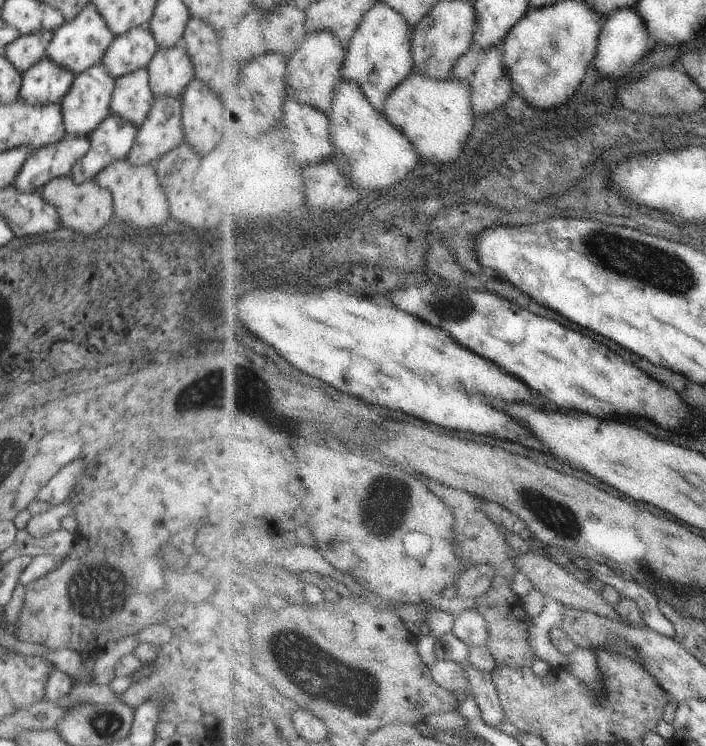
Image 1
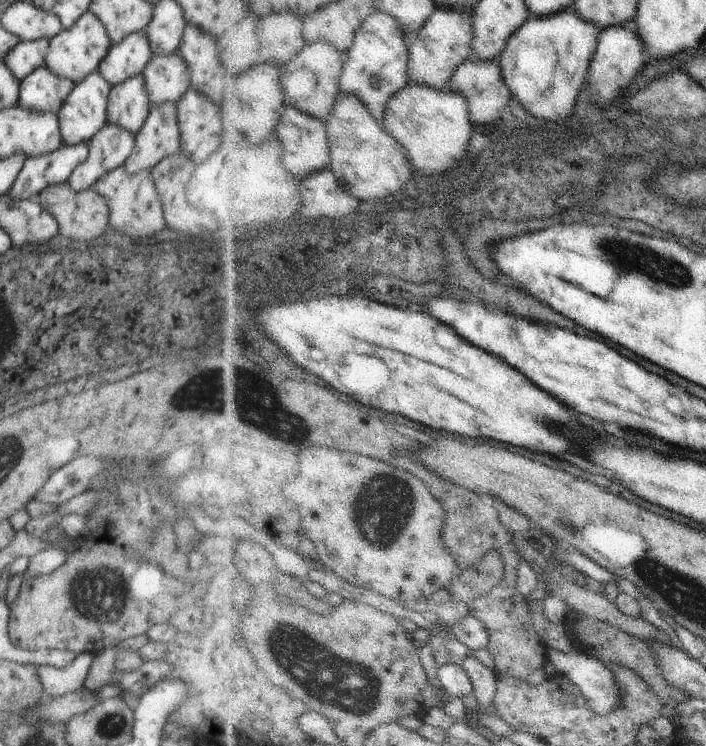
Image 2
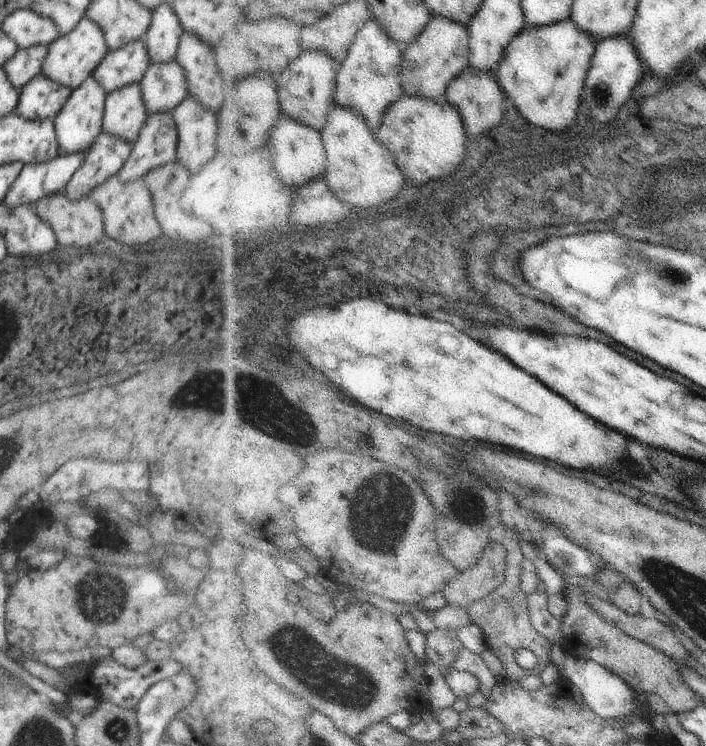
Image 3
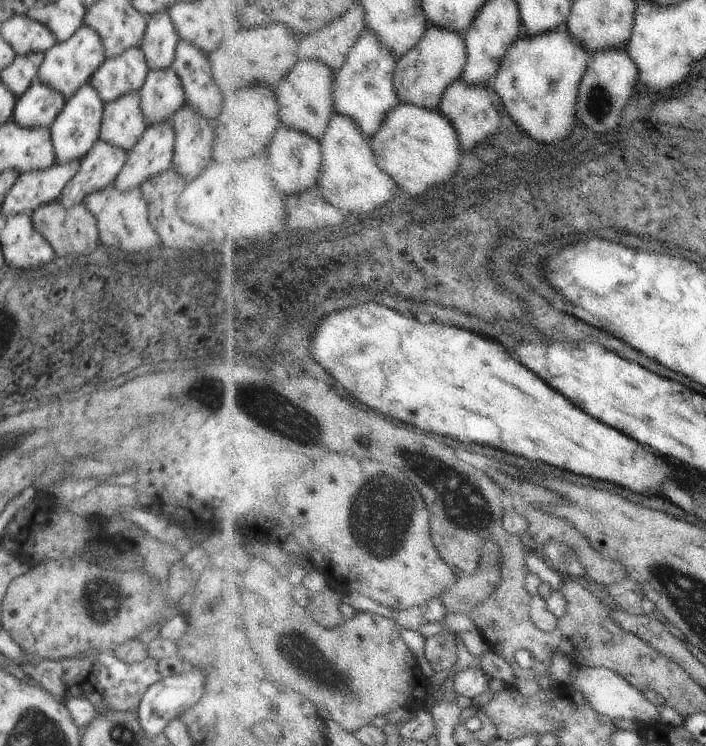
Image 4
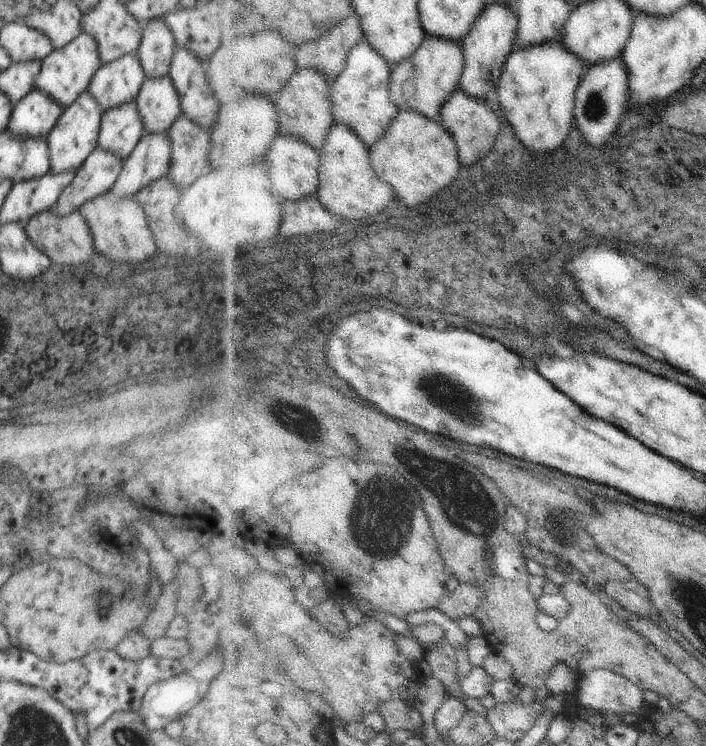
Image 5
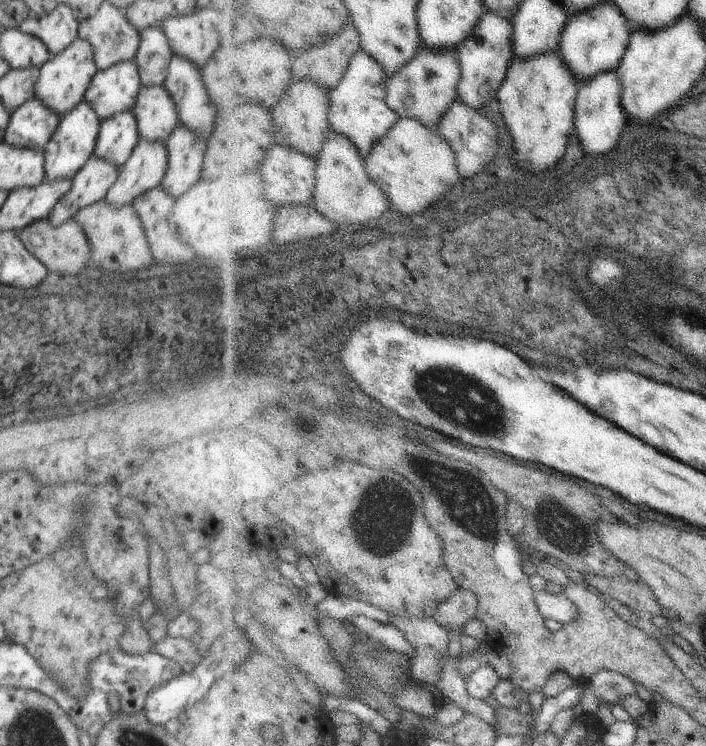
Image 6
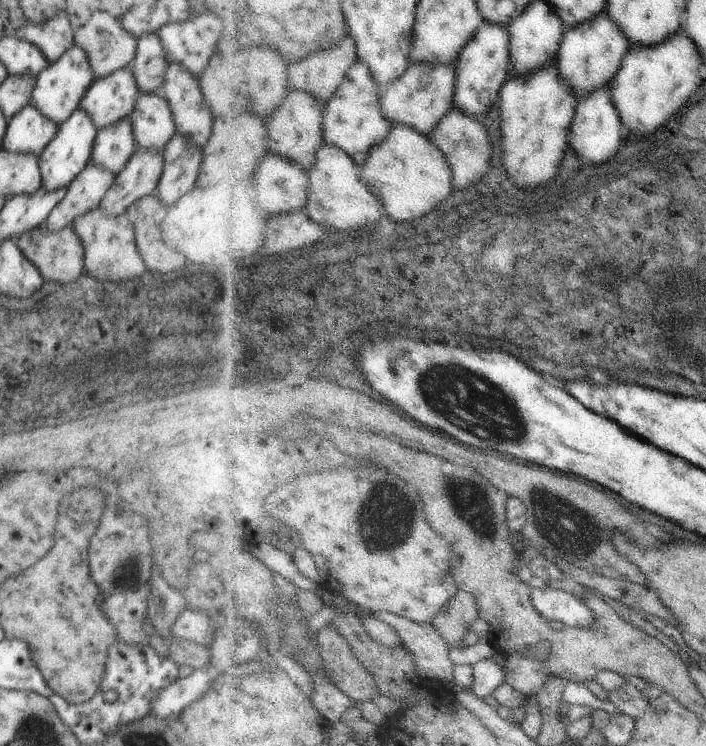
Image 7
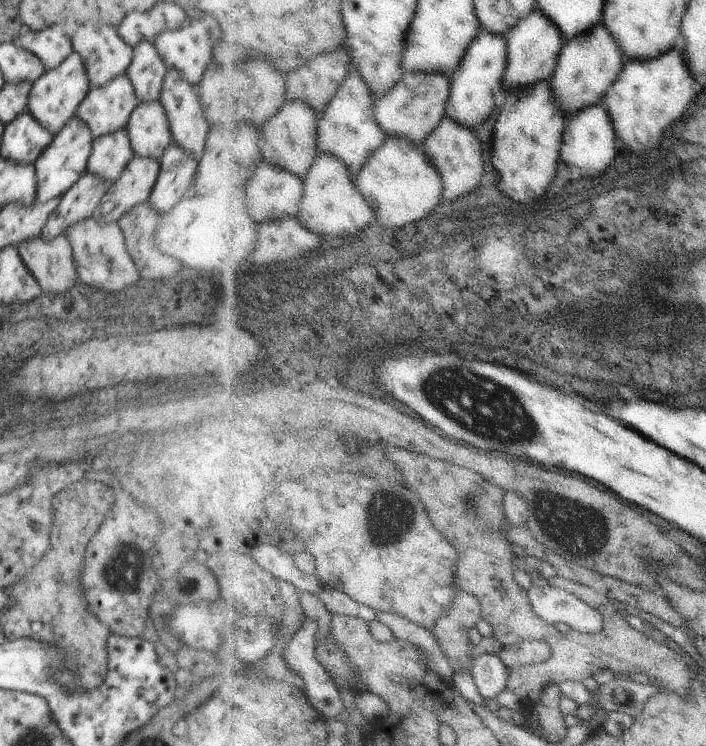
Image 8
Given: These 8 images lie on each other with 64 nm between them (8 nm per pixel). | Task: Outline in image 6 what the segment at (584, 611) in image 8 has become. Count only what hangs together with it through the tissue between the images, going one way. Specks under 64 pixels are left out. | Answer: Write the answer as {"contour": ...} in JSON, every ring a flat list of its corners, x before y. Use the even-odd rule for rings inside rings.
{"contour":[[537,592,537,603,546,619,571,623,581,616,581,608,563,592]]}

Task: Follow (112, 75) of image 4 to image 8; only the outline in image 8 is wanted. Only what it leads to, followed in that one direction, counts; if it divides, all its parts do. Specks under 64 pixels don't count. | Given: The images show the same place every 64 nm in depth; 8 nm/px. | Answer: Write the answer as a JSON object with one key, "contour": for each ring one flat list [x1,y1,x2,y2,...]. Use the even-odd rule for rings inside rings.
{"contour":[[126,74,118,75,103,87,90,88,75,116,87,125,95,140,124,130,138,103,130,79]]}

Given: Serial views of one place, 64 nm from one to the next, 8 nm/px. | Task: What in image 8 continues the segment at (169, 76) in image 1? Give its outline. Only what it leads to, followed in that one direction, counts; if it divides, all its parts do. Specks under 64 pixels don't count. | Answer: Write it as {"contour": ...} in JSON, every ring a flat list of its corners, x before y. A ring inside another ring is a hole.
{"contour":[[159,100,142,104,139,102,124,130,136,157,159,162,166,148,173,142,169,122]]}

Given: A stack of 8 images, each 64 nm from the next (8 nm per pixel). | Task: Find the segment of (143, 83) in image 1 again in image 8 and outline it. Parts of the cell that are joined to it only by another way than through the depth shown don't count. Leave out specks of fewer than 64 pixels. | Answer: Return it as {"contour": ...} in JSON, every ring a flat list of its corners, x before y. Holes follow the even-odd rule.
{"contour":[[125,130,95,138,87,162,86,172,99,176,106,184,120,178,127,164,134,157]]}

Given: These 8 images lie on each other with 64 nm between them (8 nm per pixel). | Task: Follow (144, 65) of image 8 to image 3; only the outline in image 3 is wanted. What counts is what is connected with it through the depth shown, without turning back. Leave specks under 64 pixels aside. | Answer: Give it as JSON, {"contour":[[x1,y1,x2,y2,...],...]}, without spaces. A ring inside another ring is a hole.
{"contour":[[160,4,152,11,146,35,142,38,151,62,175,61,184,28,170,4]]}

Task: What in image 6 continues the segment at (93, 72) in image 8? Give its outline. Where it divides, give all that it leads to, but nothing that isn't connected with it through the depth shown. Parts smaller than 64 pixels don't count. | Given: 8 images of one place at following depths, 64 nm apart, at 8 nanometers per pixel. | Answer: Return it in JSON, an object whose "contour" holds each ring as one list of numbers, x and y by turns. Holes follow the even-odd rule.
{"contour":[[108,2,79,26,77,38,90,43,98,71,106,71,124,61,134,61,140,32,130,28,126,18]]}

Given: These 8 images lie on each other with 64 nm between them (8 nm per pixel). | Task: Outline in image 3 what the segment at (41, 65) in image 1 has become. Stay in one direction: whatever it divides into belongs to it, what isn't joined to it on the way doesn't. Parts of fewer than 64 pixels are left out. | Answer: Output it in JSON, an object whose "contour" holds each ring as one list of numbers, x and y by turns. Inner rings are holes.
{"contour":[[36,74,19,91,15,109,26,120,53,120,66,105,72,90,62,86,44,74]]}

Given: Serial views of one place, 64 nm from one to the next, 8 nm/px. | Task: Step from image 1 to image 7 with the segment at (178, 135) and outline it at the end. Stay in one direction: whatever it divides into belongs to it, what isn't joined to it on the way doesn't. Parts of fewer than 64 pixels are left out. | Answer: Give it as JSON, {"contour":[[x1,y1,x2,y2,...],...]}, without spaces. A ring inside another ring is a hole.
{"contour":[[138,148,130,157,126,166,115,176,113,185,103,196,98,208,109,217,117,217,124,214,124,212,126,212,137,200,153,194,160,180,162,171,162,152]]}

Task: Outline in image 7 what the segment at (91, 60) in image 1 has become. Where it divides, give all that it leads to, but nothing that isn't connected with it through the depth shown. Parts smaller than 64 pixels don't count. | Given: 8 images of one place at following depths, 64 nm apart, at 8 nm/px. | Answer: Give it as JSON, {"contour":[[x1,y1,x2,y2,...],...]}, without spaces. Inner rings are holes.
{"contour":[[73,44,56,62,48,64,36,77,31,104,57,126,70,118,70,115,79,108,83,96,94,81,87,54,76,44]]}

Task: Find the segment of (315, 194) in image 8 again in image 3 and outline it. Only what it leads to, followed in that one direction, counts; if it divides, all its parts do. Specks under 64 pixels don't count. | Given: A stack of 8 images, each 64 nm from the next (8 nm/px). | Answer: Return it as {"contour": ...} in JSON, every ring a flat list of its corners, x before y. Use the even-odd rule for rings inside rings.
{"contour":[[338,105,323,134,328,152,328,170,325,174,328,184,340,200,352,204,357,210,380,206,392,200,392,196,398,196,409,184,406,174,398,166,398,156,378,140,378,132,364,116]]}

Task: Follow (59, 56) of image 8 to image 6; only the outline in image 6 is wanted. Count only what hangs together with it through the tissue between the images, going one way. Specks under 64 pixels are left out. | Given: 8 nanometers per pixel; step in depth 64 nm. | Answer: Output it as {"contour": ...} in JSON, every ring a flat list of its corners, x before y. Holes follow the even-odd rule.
{"contour":[[58,5,49,15,37,17,30,13,19,29,30,36,38,37,51,56,60,54,77,38,80,22,75,19,68,5]]}

